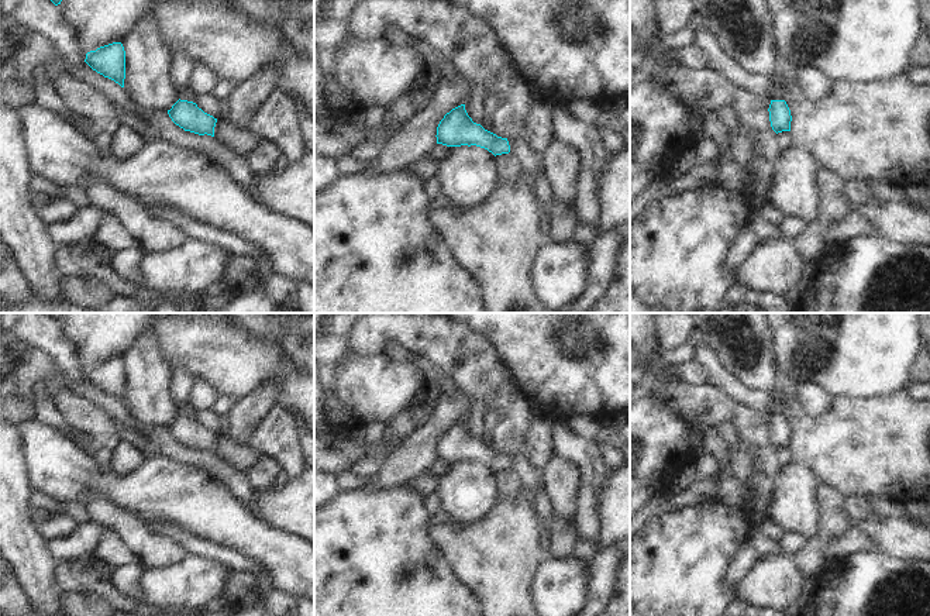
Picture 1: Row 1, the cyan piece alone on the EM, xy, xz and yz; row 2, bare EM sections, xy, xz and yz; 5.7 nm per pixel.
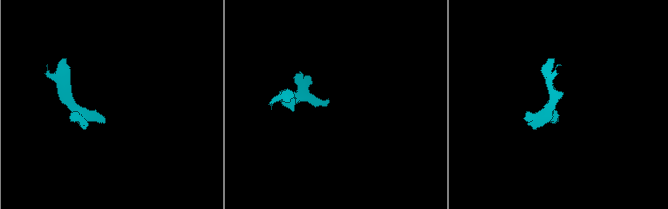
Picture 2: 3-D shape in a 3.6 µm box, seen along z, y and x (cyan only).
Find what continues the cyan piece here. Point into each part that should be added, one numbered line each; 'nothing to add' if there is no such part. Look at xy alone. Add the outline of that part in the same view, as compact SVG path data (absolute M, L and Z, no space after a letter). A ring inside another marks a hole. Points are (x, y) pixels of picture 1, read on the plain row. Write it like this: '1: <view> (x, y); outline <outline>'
nothing to add

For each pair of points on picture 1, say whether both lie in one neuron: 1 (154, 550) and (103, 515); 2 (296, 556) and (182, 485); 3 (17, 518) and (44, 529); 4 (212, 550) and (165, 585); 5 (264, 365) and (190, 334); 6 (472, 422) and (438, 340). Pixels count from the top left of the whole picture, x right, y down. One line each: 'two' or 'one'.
1: one
2: one
3: two
4: two
5: one
6: two

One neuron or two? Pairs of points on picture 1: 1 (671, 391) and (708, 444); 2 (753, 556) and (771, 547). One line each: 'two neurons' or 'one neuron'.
1: two neurons
2: one neuron

